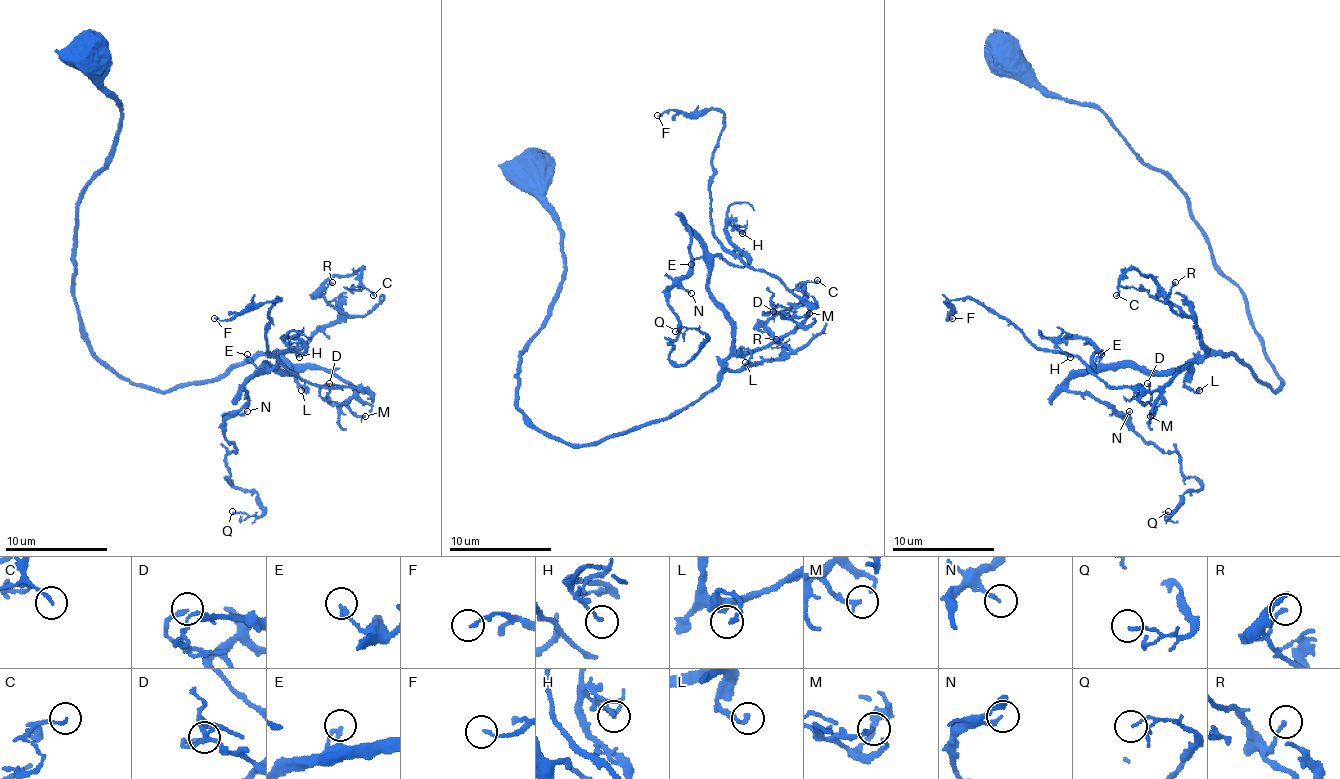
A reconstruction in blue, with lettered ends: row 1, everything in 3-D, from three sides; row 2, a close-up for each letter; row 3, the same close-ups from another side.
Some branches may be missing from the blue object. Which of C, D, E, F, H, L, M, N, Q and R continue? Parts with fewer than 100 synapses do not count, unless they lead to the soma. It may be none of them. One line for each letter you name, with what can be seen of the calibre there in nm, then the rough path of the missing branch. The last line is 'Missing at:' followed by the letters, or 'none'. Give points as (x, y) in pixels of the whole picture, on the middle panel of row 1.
Missing at: none

